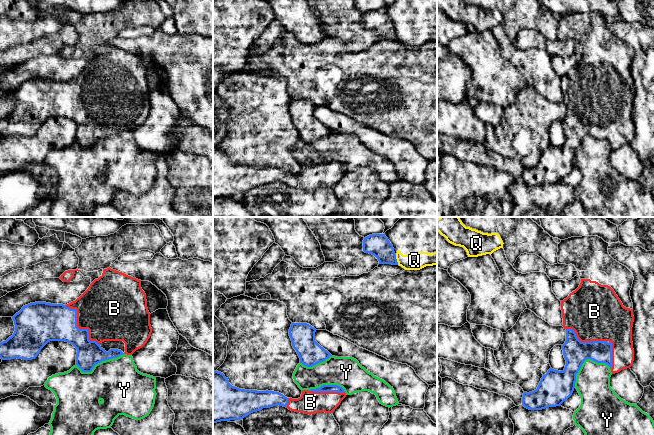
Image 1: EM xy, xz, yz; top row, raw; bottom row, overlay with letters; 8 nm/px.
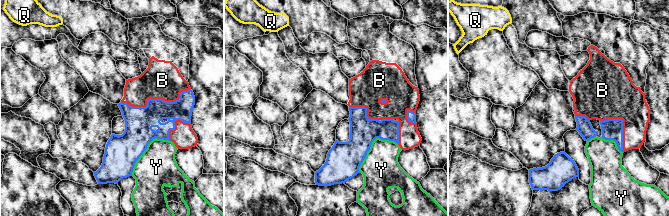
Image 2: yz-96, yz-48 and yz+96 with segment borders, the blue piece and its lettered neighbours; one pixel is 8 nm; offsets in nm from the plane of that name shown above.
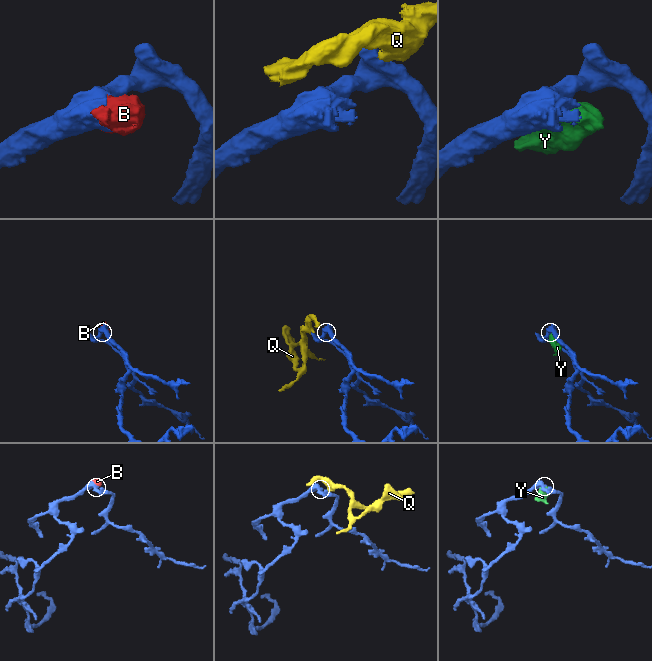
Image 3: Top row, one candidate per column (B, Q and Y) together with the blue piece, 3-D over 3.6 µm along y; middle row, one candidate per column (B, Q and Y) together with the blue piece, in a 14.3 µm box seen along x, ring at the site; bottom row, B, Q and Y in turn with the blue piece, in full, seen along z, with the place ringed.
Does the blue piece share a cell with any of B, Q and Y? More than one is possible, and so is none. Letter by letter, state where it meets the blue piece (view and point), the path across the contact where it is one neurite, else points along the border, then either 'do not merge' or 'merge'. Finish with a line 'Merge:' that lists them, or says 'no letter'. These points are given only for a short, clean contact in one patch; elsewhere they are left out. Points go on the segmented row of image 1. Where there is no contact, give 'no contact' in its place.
B: meets blue in xy at (77, 327); merge
Q: meets blue in xz at (396, 260); border along xz (395, 255), (398, 264); do not merge
Y: meets blue in yz at (584, 360); do not merge
Merge: B

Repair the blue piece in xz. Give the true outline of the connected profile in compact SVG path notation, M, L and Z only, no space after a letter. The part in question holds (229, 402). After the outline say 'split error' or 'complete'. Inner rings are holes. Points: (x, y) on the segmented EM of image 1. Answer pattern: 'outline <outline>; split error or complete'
outline M213 371L213 423L240 420L253 412L277 405L309 415L333 413L345 397L344 389L338 385L302 390L298 399L287 398L274 391L239 389L232 386L223 373Z; split error

